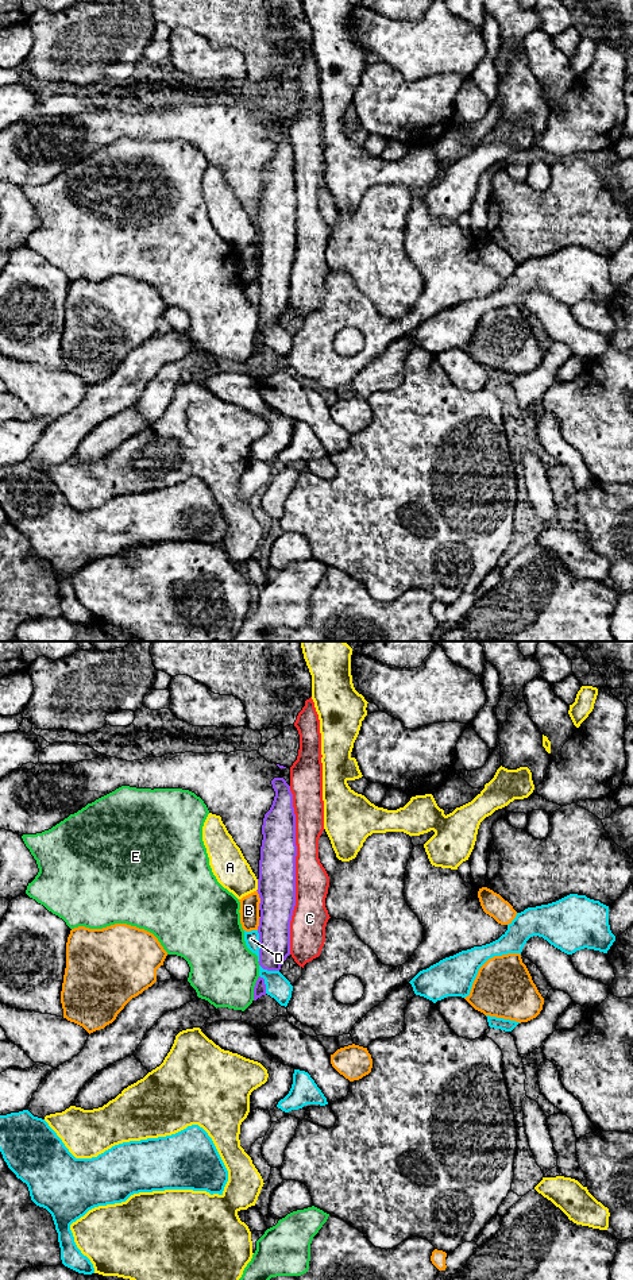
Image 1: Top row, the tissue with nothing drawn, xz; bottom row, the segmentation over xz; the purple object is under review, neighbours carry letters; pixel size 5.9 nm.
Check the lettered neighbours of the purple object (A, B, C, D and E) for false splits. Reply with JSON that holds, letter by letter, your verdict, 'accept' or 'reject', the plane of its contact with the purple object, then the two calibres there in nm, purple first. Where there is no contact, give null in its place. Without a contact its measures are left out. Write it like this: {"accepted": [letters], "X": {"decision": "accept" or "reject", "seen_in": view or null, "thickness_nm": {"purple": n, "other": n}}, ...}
{"accepted": [], "A": {"decision": "reject", "seen_in": "xz", "thickness_nm": {"purple": 220, "other": 200}}, "B": {"decision": "reject", "seen_in": "xz", "thickness_nm": {"purple": 220, "other": 110}}, "C": {"decision": "reject", "seen_in": "xz", "thickness_nm": {"purple": 220, "other": 200}}, "D": {"decision": "reject", "seen_in": "xz", "thickness_nm": {"purple": 190, "other": 90}}, "E": {"decision": "reject", "seen_in": "xz", "thickness_nm": {"purple": 70, "other": 400}}}

